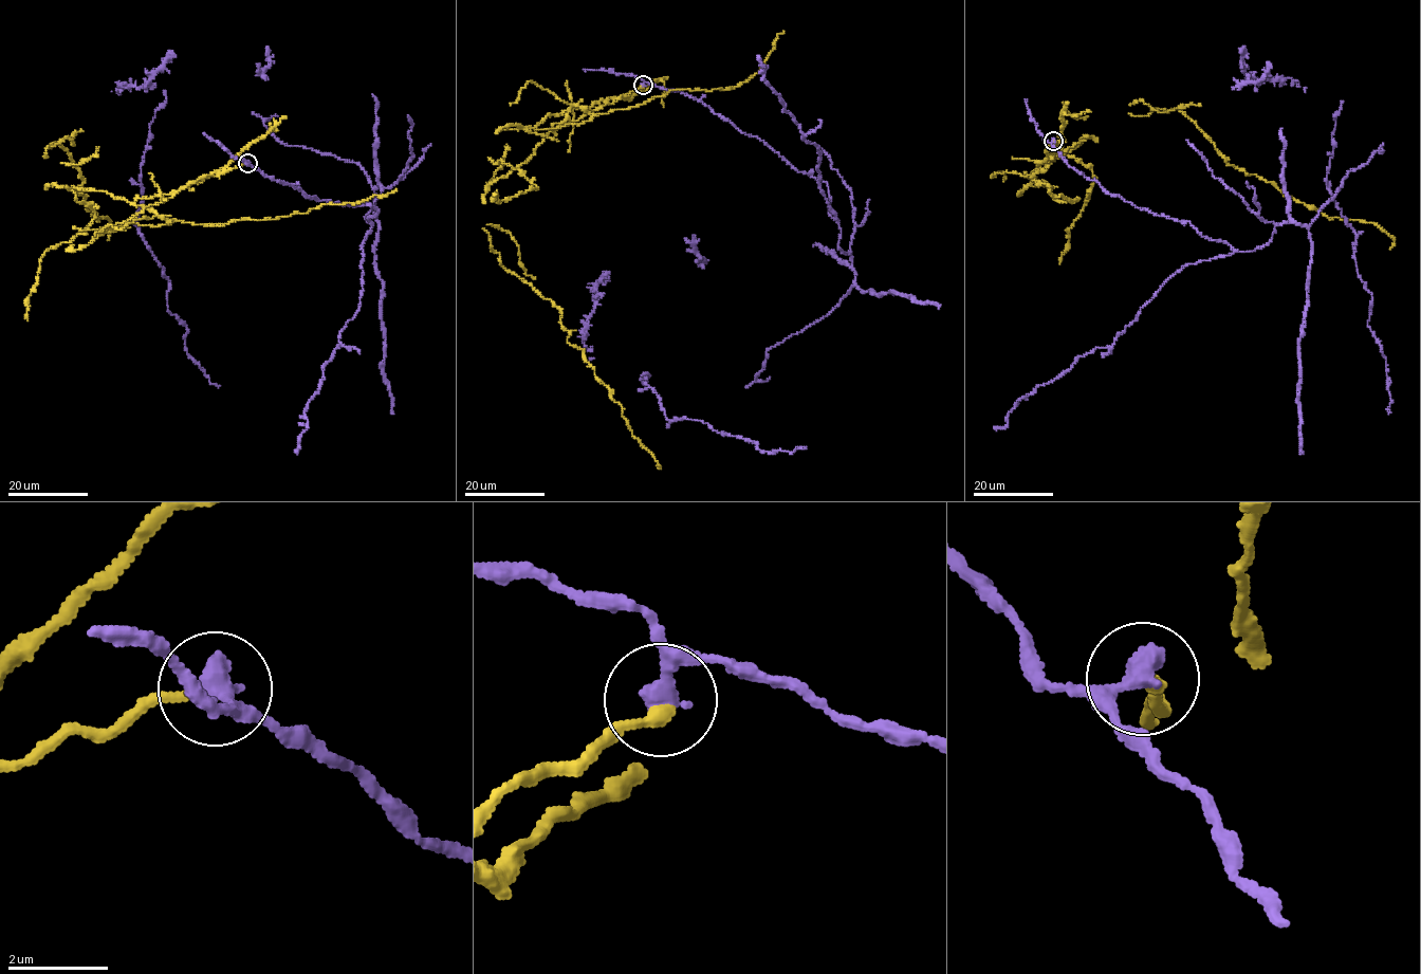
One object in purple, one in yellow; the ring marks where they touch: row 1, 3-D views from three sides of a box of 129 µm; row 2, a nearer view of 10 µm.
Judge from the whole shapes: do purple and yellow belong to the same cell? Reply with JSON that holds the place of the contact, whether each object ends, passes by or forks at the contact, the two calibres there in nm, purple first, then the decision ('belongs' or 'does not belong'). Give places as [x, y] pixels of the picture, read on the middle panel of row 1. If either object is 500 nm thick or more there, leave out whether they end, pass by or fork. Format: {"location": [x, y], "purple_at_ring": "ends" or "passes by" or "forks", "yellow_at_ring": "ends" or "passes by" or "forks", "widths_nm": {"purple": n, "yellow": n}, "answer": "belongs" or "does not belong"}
{"location": [643, 85], "purple_at_ring": "passes by", "yellow_at_ring": "ends", "widths_nm": {"purple": 340, "yellow": 240}, "answer": "does not belong"}

